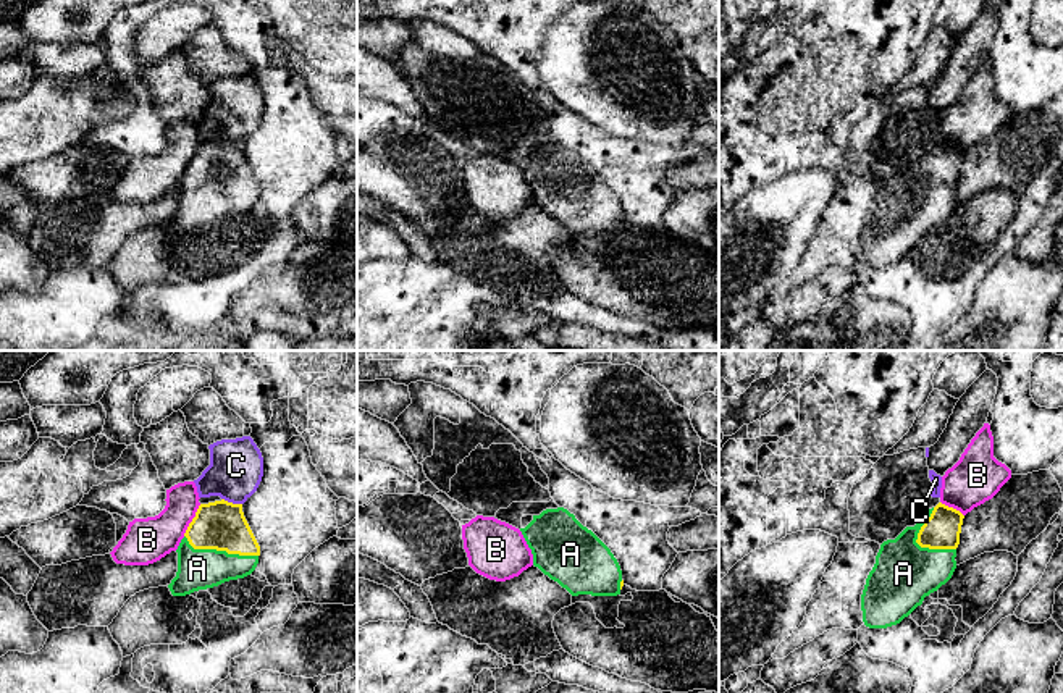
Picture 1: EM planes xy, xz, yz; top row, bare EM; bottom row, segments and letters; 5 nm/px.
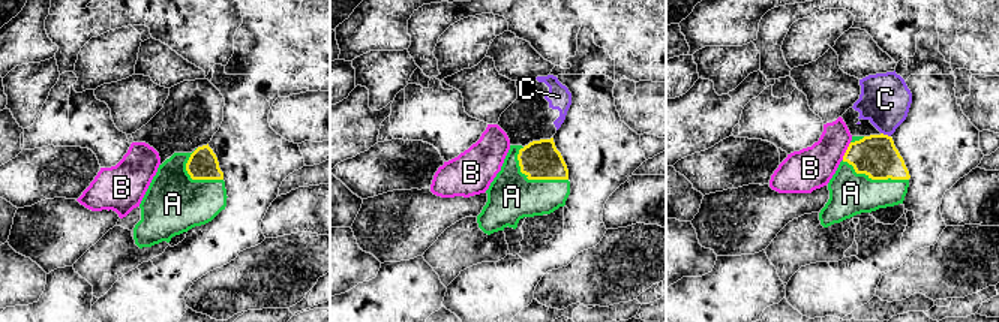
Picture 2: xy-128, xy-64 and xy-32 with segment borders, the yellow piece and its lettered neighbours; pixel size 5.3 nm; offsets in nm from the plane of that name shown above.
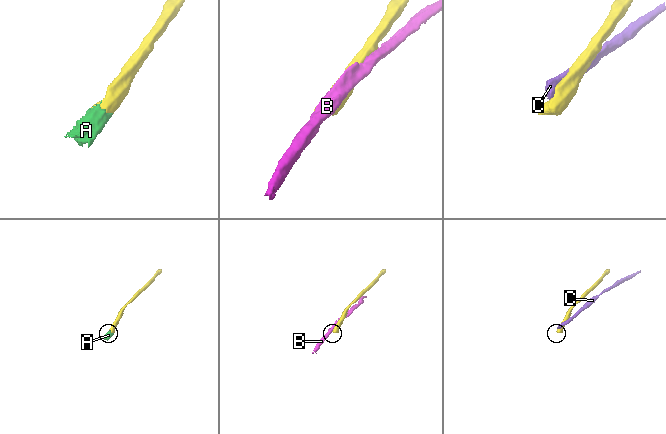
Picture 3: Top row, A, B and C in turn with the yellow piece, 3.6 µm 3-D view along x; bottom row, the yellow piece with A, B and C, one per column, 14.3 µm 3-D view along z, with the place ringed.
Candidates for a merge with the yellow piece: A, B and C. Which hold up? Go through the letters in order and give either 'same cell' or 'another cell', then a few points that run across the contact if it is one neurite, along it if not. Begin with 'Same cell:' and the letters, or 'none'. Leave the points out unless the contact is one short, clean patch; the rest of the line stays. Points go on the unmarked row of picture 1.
Same cell: A
A: same cell
B: another cell
C: another cell

